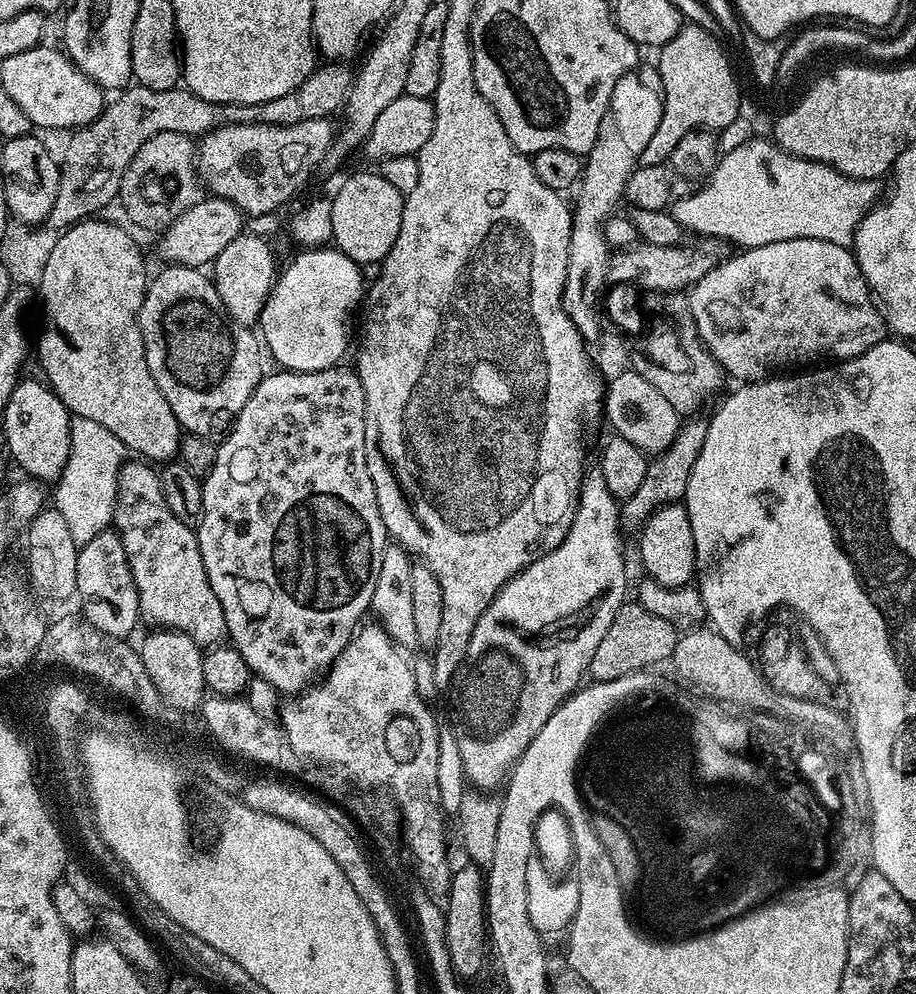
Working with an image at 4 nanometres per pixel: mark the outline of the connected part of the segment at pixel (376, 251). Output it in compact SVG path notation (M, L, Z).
M372 170L346 177L337 186L336 193L331 193L330 199L331 243L336 249L361 266L376 266L383 262L398 238L398 230L402 230L405 193L398 191L391 182L386 182L379 171Z

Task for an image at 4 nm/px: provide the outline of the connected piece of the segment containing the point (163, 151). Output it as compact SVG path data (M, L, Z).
M159 132L154 138L146 138L120 183L118 204L140 228L170 227L190 206L202 198L202 181L196 167L196 149L193 137L177 132Z

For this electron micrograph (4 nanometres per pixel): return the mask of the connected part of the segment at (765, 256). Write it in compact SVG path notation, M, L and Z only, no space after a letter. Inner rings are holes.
M790 238L786 242L770 242L766 246L746 248L737 251L737 253L737 256L735 253L731 258L725 260L720 267L710 270L710 274L706 278L708 296L704 296L703 287L696 286L687 293L687 296L689 296L688 300L686 300L686 306L690 310L692 321L696 323L696 330L700 334L700 341L703 342L710 355L718 361L725 373L731 379L733 376L736 382L755 382L771 377L773 373L780 369L796 370L804 365L815 365L812 364L815 360L829 359L828 361L833 360L836 362L852 360L858 354L873 348L875 344L881 344L886 338L884 317L881 316L880 309L877 308L876 302L868 290L868 284L864 280L862 270L856 261L855 251L852 248L834 246L834 242L822 242L818 238Z

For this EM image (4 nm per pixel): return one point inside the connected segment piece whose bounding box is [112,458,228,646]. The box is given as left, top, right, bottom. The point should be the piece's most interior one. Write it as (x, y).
(173, 591)

